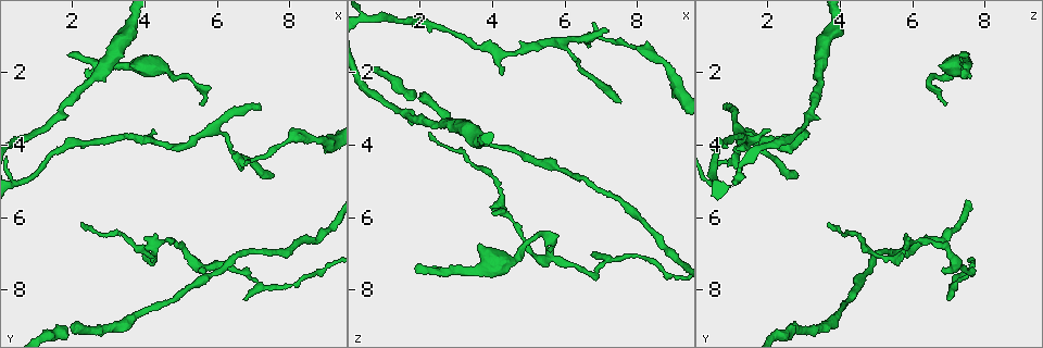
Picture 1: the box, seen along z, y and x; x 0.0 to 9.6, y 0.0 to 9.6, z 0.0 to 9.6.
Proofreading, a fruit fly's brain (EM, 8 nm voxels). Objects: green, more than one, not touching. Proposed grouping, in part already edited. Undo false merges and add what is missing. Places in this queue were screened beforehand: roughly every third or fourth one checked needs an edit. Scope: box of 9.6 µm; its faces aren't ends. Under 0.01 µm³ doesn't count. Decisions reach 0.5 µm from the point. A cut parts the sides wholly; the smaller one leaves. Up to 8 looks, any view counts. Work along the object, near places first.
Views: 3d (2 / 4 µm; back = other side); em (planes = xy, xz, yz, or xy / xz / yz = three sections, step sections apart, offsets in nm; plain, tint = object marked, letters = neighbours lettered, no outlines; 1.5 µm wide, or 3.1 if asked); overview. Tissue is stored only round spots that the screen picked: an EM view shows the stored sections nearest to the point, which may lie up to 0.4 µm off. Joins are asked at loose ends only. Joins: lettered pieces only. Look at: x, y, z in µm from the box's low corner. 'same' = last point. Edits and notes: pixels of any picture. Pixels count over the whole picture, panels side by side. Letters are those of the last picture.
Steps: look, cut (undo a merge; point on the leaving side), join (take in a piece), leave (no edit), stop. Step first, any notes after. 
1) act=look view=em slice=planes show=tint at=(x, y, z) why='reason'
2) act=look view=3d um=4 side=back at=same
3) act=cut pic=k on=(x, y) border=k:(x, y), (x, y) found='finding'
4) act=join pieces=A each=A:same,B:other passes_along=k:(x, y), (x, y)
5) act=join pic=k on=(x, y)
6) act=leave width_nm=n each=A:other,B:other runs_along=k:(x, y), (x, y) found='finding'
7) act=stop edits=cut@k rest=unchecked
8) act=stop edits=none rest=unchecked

act=look view=em slice=yz step=4 show=tint at=(4.55, 6.65, 6.05) why='narrows sharply'

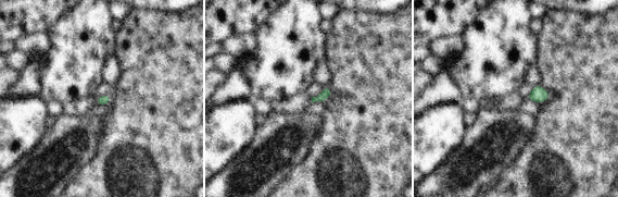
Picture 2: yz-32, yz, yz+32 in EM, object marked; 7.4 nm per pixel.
act=look view=em slice=planes show=letters at=same why='cut it another way'

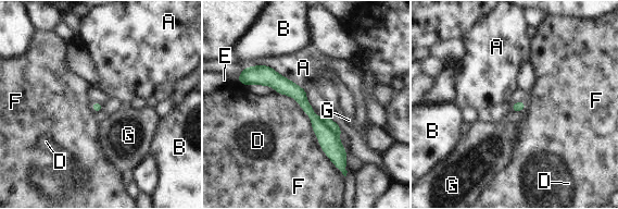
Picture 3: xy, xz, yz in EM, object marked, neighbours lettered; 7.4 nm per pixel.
act=leave longest_contact=F:750nm each=A:other,B:other,D:other,E:other,F:other,G:other found='all the same cell'

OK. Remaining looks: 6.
act=look view=3d um=2 at=(5.50, 2.85, 7.00) why='thin end'

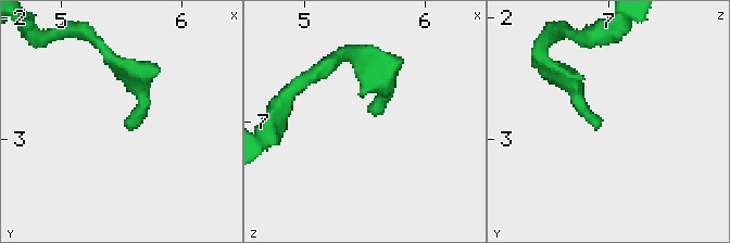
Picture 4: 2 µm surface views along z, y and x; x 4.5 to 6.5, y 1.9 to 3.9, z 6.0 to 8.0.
act=look view=em slice=planes show=plain at=(5.56, 2.92, 6.94) why='now the EM'

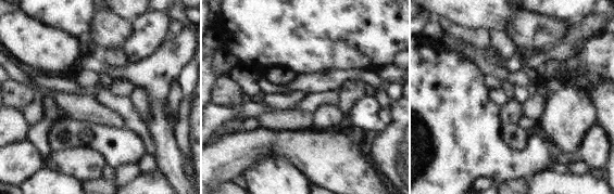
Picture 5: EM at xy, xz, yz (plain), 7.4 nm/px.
act=look view=em slice=planes show=letters at=same why='what lies round it'

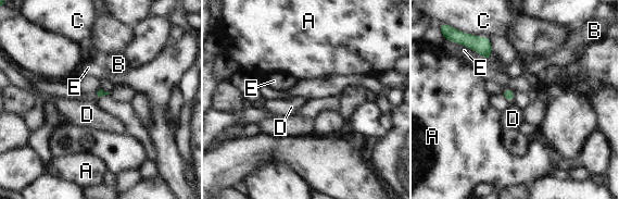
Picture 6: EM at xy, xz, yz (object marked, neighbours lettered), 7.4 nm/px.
act=join pieces=D each=A:other,B:other,C:other,D:same,E:other passes_along=6:(509, 95), (510, 100), (513, 119) found='it goes on there'

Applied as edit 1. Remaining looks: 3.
act=look view=overview why='redraw'

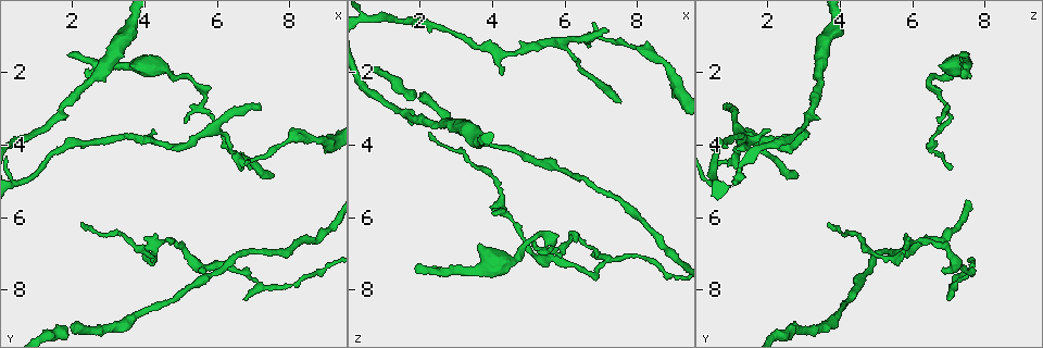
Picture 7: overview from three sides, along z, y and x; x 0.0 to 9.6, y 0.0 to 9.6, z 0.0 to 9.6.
act=look view=em slice=planes show=letters at=(7.55, 4.90, 2.85) why='tapers out'

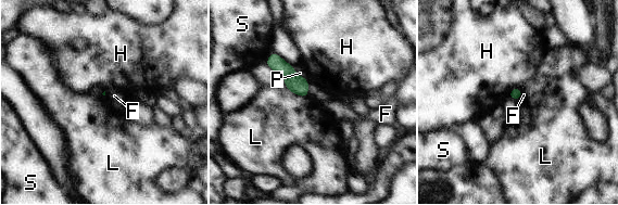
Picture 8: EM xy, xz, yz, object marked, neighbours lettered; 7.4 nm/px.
act=leave each=F:other,H:other,L:other,P:other,S:other border=8:(285, 85), (293, 92), (308, 97) found='no lettered piece goes on from it'

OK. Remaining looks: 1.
act=stop edits=join@6 rest=unchecked

